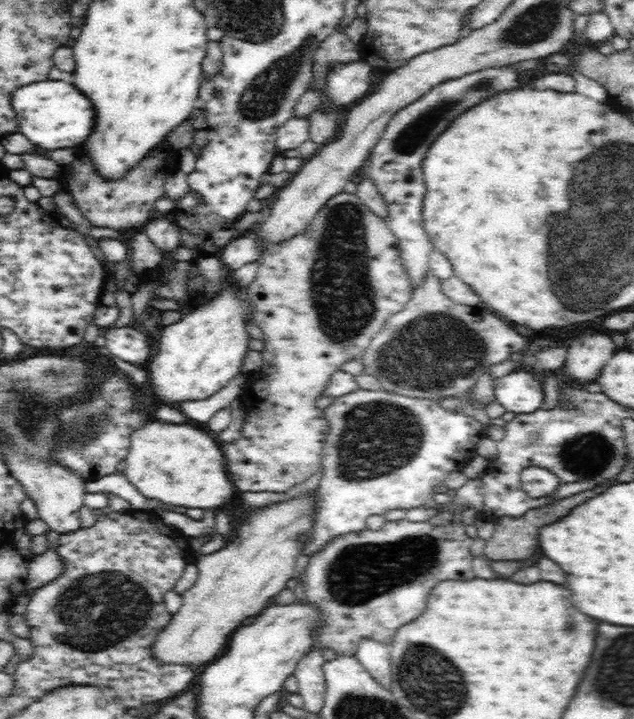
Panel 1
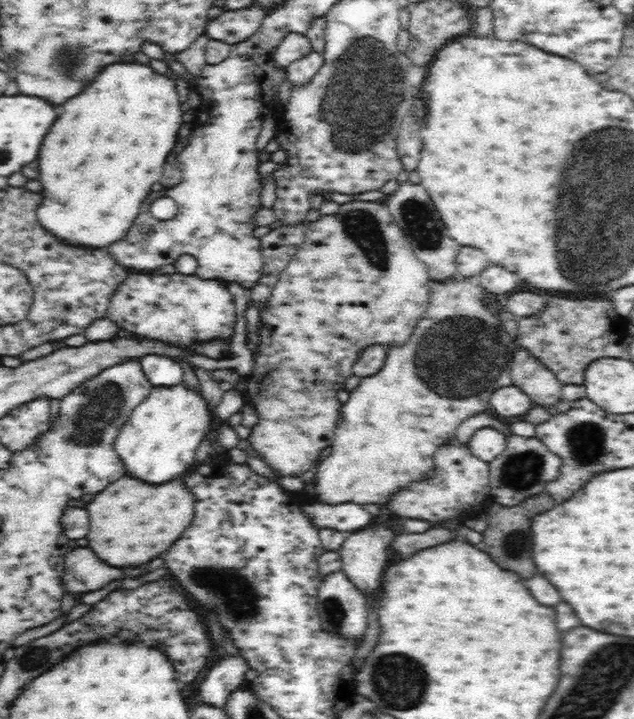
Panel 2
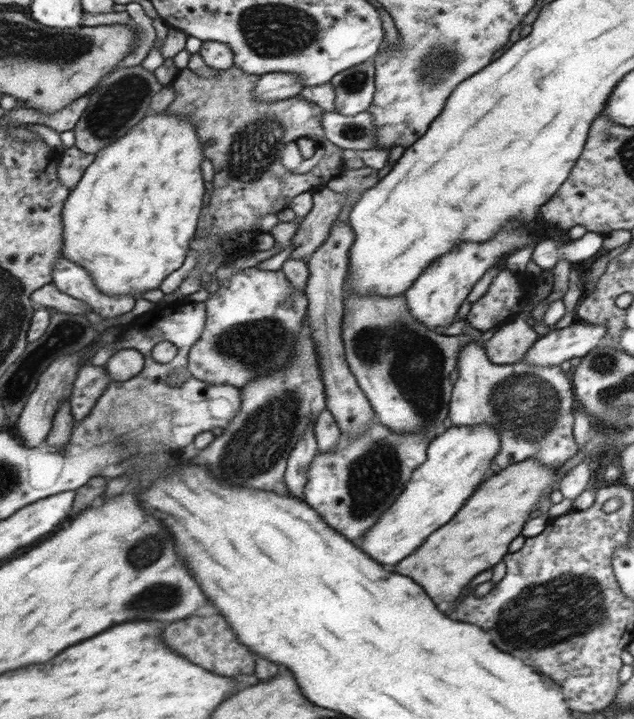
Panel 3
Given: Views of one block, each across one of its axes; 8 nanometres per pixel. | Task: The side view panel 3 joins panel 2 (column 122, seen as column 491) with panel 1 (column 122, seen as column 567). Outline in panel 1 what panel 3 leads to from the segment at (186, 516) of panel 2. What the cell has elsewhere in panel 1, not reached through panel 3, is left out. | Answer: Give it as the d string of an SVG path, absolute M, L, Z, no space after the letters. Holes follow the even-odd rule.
M148 422L131 437L131 449L121 470L142 496L156 498L162 504L221 510L237 503L238 489L225 469L220 442L206 427L195 422Z

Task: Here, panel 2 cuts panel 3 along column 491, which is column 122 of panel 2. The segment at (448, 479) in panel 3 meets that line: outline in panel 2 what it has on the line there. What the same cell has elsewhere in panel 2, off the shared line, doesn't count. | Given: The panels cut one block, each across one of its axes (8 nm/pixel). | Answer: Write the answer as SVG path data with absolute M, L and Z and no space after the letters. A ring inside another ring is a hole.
M182 382L178 386L171 388L157 388L154 386L146 398L130 413L124 426L116 435L113 442L113 449L116 451L118 460L121 461L122 469L145 484L164 485L167 482L174 481L185 474L191 465L195 464L196 449L204 438L211 437L212 428L212 410L208 409L204 397L188 389Z

